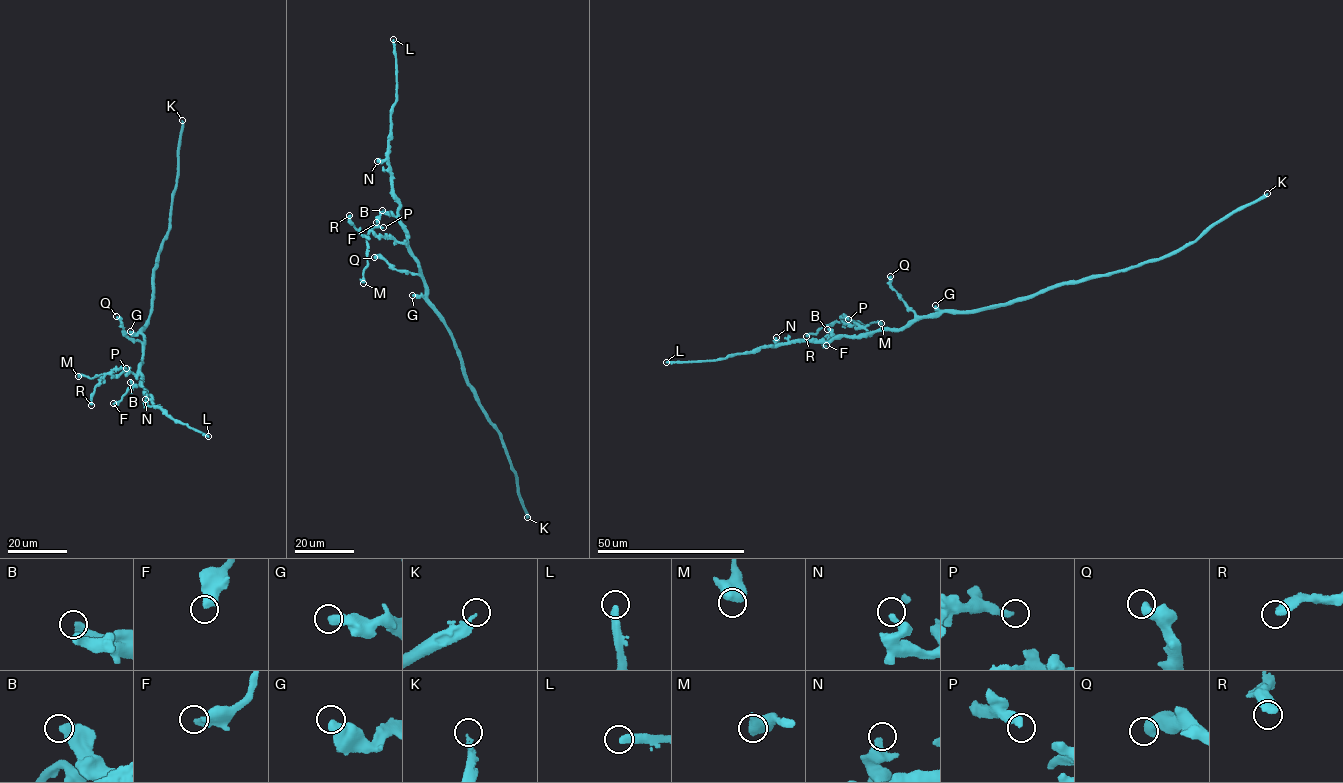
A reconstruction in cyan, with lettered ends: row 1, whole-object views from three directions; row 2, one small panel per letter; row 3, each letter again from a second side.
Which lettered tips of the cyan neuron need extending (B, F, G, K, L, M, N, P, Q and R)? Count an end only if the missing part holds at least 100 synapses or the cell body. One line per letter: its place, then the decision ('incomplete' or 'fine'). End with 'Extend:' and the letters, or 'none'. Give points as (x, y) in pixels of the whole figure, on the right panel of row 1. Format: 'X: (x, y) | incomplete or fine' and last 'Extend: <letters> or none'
B: (827, 329) | fine
F: (826, 345) | fine
G: (935, 305) | fine
K: (1267, 193) | fine
L: (666, 362) | incomplete
M: (881, 323) | fine
N: (776, 337) | fine
P: (848, 319) | fine
Q: (890, 276) | fine
R: (806, 336) | fine
Extend: L

